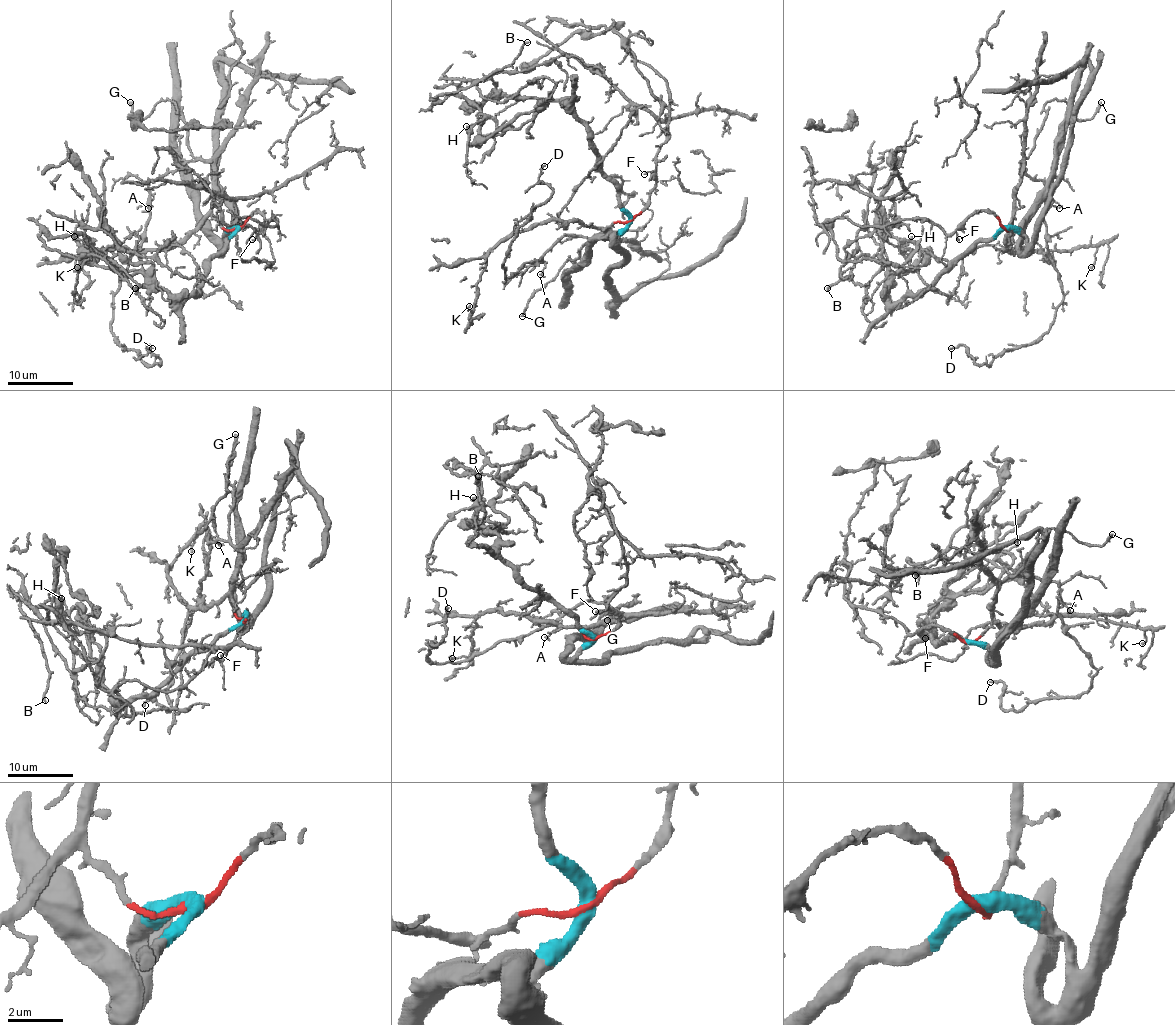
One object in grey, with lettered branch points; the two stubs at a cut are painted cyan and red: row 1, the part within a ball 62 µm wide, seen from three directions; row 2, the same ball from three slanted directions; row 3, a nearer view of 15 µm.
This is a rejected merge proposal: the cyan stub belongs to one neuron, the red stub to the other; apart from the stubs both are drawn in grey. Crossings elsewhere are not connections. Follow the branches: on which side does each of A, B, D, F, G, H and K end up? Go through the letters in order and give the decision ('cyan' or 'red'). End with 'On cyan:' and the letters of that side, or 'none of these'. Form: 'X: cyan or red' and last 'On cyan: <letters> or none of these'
A: red
B: cyan
D: red
F: red
G: red
H: cyan
K: red
On cyan: B, H

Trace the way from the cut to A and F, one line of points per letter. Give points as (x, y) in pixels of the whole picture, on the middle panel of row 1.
A: (630, 221), (604, 229), (606, 235), (603, 237), (564, 235), (541, 258), (546, 266), (539, 274)
F: (630, 221), (645, 206), (656, 182), (652, 172), (643, 173)

